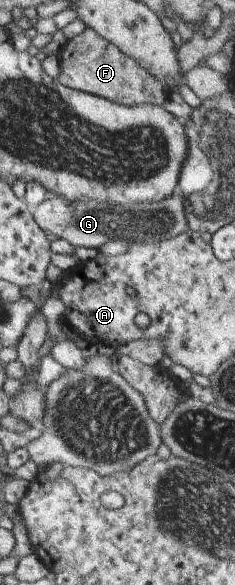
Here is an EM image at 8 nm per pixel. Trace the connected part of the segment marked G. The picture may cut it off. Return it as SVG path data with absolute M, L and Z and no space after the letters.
M178 191L157 202L123 206L88 198L76 203L58 197L38 204L32 217L43 232L65 239L74 249L83 246L95 248L97 252L101 244L110 240L125 239L128 244L153 244L173 238L187 228L182 198Z

